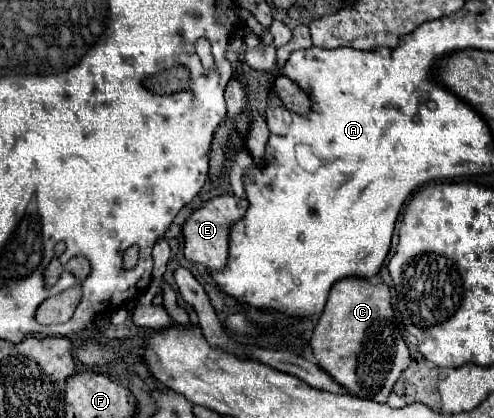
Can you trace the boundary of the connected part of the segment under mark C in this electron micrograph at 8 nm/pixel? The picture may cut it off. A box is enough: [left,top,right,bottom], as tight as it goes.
[309,276,411,402]

